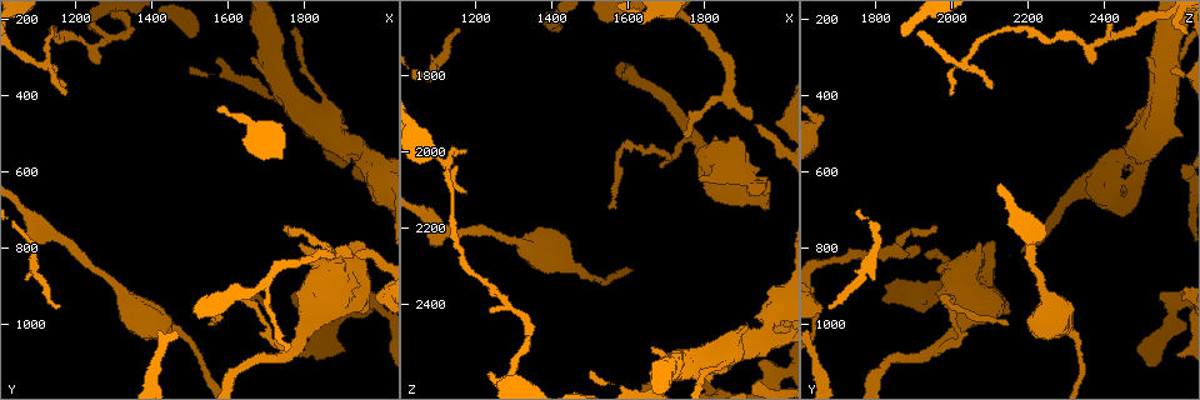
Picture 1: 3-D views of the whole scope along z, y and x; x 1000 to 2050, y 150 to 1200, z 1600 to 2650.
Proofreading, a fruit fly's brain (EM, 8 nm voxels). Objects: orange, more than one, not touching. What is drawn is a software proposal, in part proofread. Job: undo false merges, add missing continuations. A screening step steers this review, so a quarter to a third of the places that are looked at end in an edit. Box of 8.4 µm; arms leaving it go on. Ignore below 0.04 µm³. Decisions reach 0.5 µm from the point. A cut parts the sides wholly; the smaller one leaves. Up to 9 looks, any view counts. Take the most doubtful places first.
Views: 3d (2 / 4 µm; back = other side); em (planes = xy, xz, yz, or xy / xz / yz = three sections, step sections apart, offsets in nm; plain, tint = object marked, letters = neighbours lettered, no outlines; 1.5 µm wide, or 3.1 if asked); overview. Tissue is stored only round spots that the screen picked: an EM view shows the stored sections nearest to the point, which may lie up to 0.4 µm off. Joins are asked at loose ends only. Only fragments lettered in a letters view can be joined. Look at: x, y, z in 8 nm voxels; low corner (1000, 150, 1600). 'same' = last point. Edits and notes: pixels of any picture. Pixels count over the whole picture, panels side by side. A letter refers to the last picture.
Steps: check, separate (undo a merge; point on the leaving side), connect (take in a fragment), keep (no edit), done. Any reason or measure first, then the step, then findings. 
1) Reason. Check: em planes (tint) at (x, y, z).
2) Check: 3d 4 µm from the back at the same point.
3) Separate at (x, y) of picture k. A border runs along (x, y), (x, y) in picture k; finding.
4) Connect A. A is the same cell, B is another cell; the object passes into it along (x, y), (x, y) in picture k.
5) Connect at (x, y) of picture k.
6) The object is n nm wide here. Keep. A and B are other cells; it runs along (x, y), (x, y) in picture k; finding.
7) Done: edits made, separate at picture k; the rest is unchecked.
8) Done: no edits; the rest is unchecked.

An open end. Check: 3d 4 µm at (1950, 935, 2550).

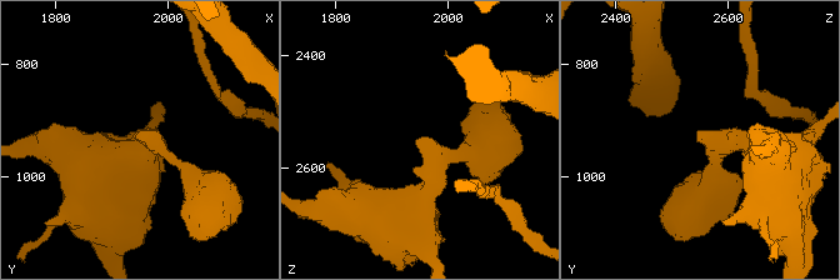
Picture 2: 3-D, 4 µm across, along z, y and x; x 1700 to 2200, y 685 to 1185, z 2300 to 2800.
The arms are 180, 280 nm wide. Check: em planes (letters) at (1945, 935, 2550).

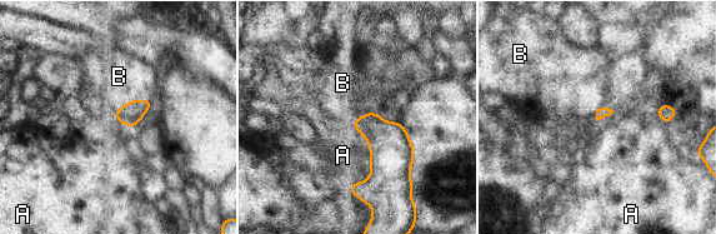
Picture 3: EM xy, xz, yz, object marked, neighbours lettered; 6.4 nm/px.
Connect B. B is the same cell, A is another cell; the object passes into it along (131, 113), (129, 101), (119, 76) in picture 3; it goes on there.

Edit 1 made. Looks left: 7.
Redraw. Check: overview.

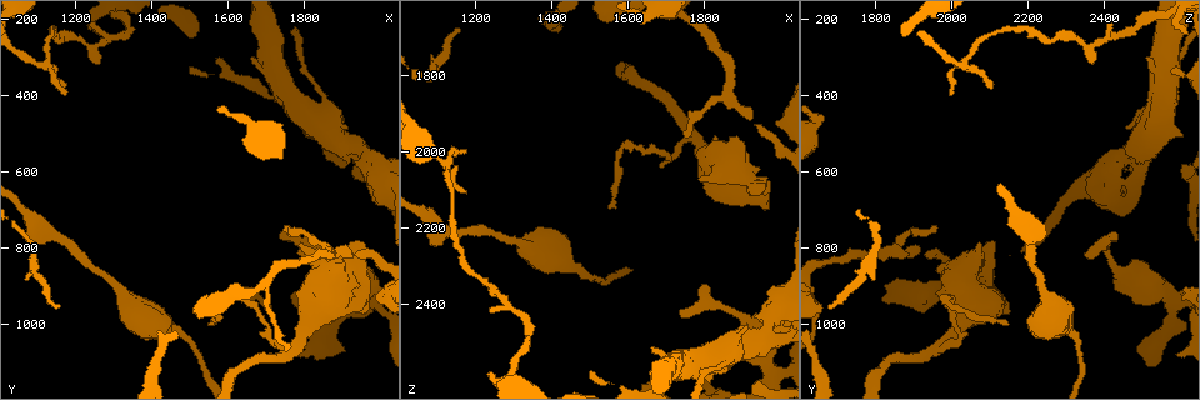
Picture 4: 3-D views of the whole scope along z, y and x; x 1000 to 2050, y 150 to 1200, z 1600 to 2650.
Free end. Check: em planes (letters) at (1950, 785, 2105).

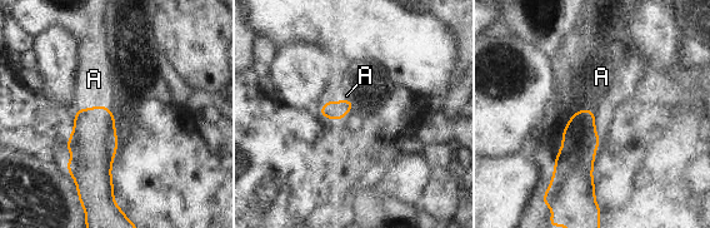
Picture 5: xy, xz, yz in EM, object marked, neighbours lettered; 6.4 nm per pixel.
The longest contact is with A, 180 nm. Connect A. A is the same cell; the neuron continues.

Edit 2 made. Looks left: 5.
An open end. Check: 3d 4 µm at (1755, 745, 1965).

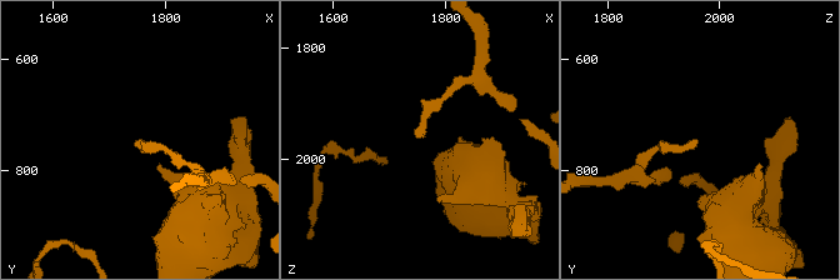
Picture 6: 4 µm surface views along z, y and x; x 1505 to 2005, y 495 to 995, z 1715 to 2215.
Shape alone is not enough. Check: em xy step 8 (letters) at (1755, 745, 1965).

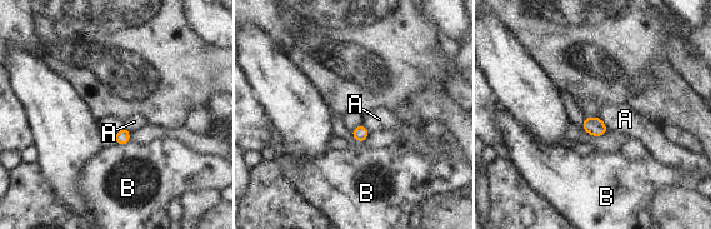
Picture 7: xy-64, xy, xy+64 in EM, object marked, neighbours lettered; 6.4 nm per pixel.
The longest contact is with A, 130 nm. Keep. A and B are other cells; a border runs along (597, 115), (609, 130) in picture 7; none of them fits.

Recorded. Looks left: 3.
Side arm on a straight run. Check: em xy step 8 (tint) at (1845, 445, 2540).

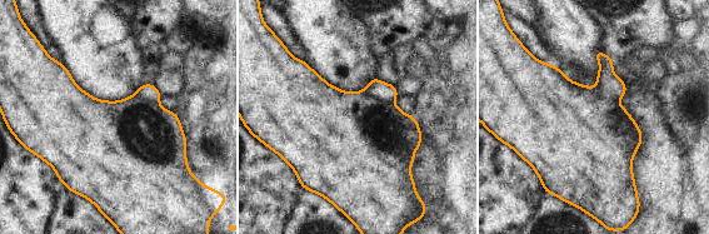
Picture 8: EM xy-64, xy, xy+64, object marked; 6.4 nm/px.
Cut it another way. Check: em planes (letters) at the same point.

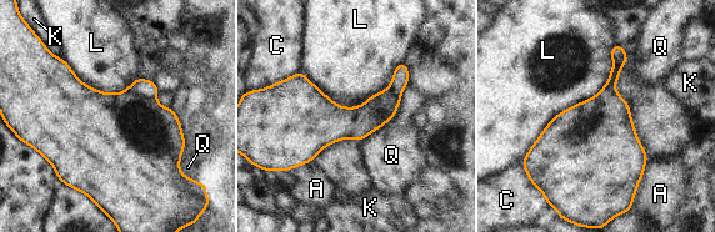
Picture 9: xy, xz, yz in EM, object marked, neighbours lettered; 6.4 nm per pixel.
Separate at (148, 89) of picture 9. A, C, K, L and Q are other cells; a border runs along (128, 89), (154, 100) in picture 9; two neurons meet here.

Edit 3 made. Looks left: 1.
Done: edits made, connect at picture 3, connect at picture 5, separate at picture 9; the rest is unchecked.

